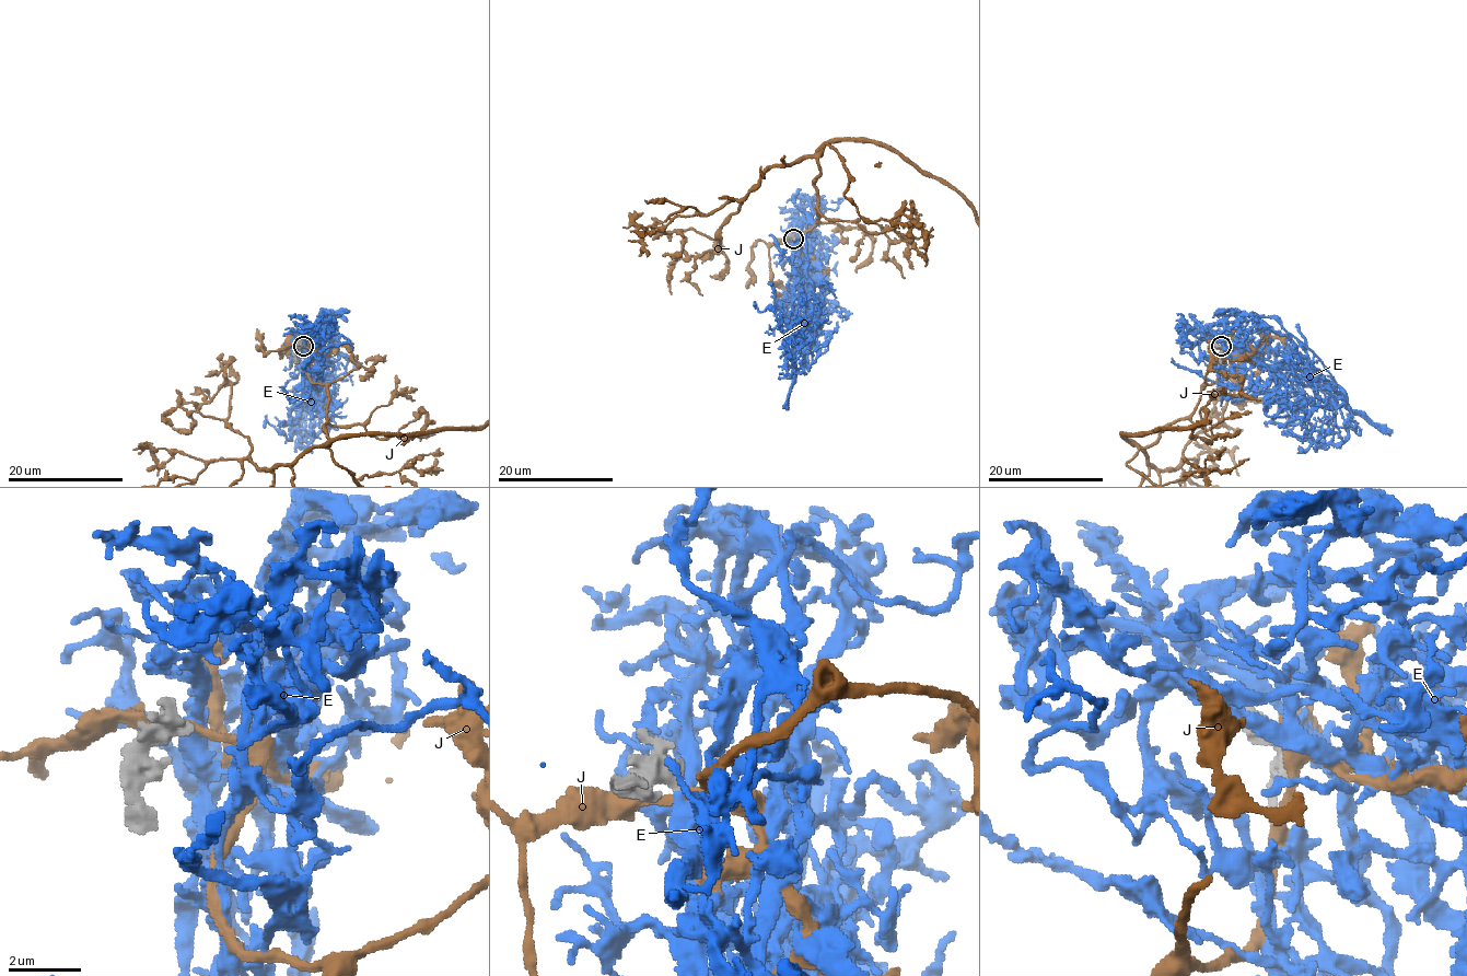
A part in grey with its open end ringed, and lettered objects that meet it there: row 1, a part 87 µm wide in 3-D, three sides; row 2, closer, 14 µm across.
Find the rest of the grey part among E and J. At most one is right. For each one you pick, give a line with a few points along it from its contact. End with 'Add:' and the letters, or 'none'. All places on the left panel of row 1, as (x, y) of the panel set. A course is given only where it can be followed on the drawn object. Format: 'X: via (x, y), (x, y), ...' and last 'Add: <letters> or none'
E: via (303, 346), (306, 382), (298, 427), (289, 440), (268, 422), (264, 428)
Add: E

